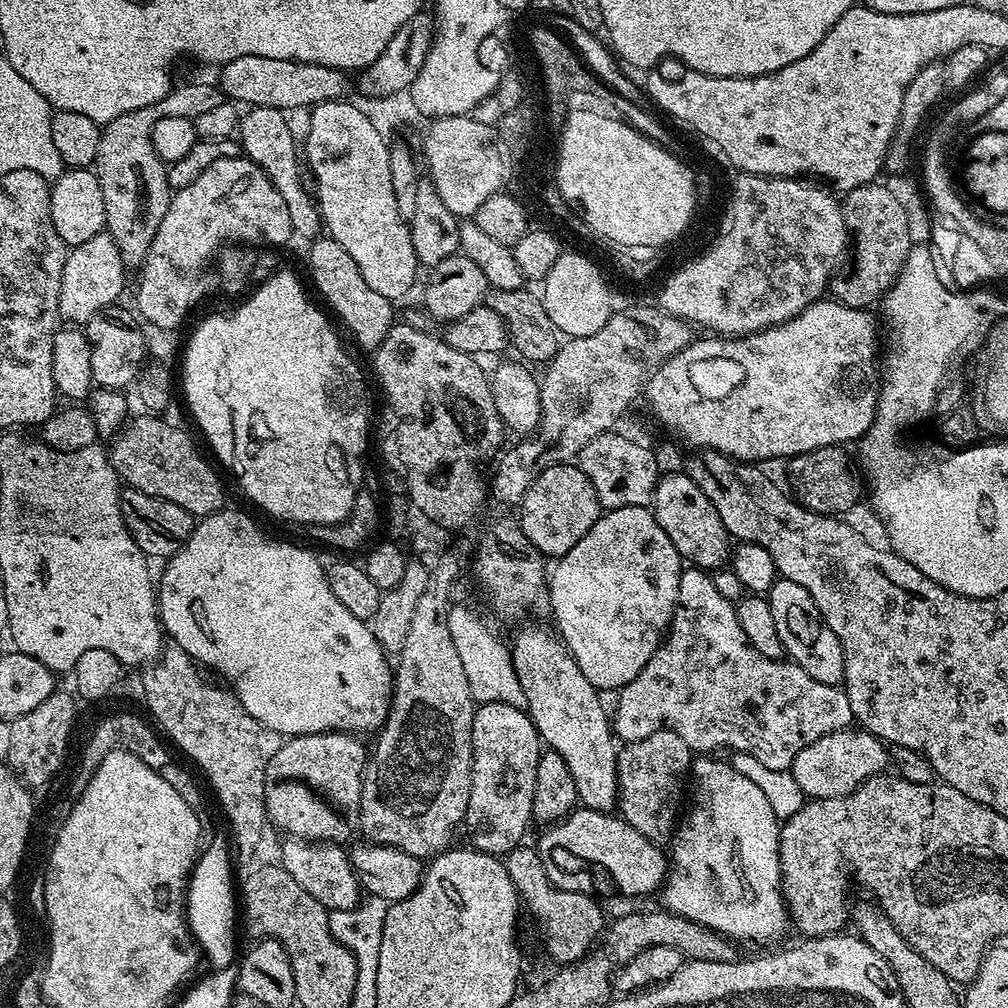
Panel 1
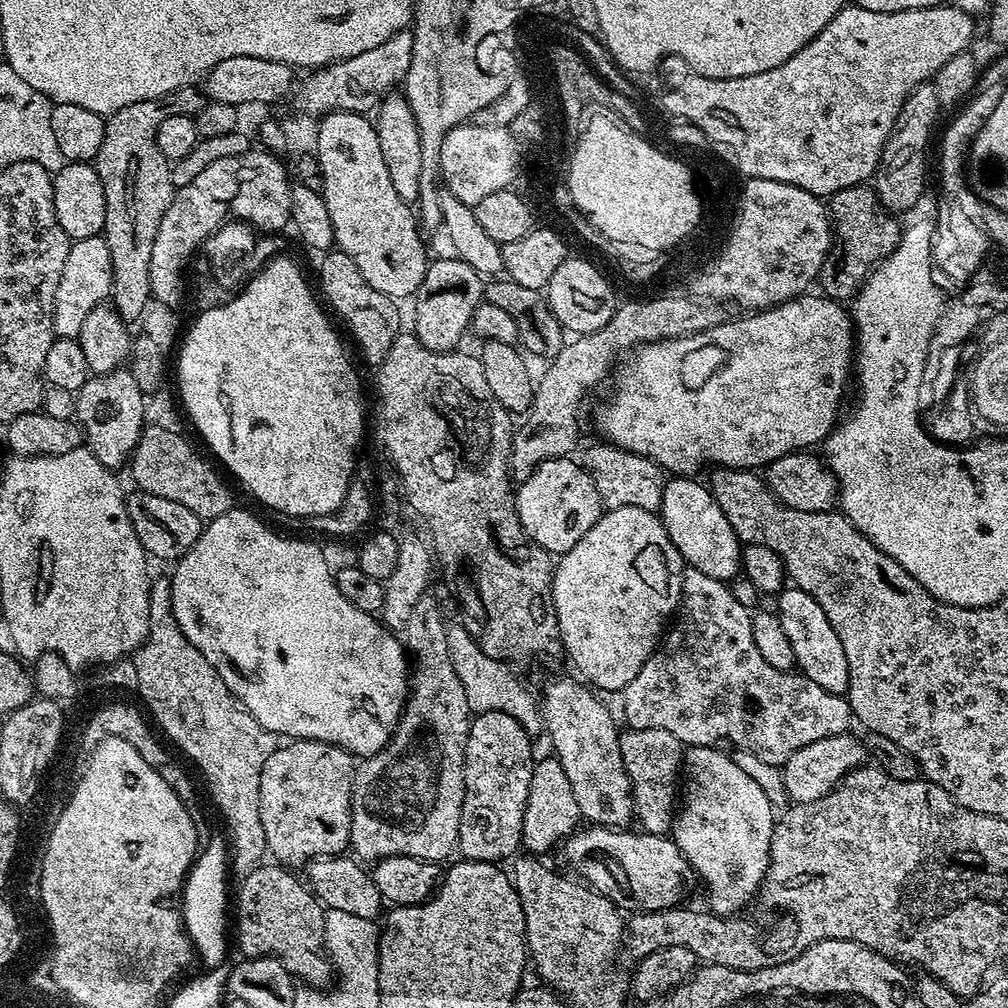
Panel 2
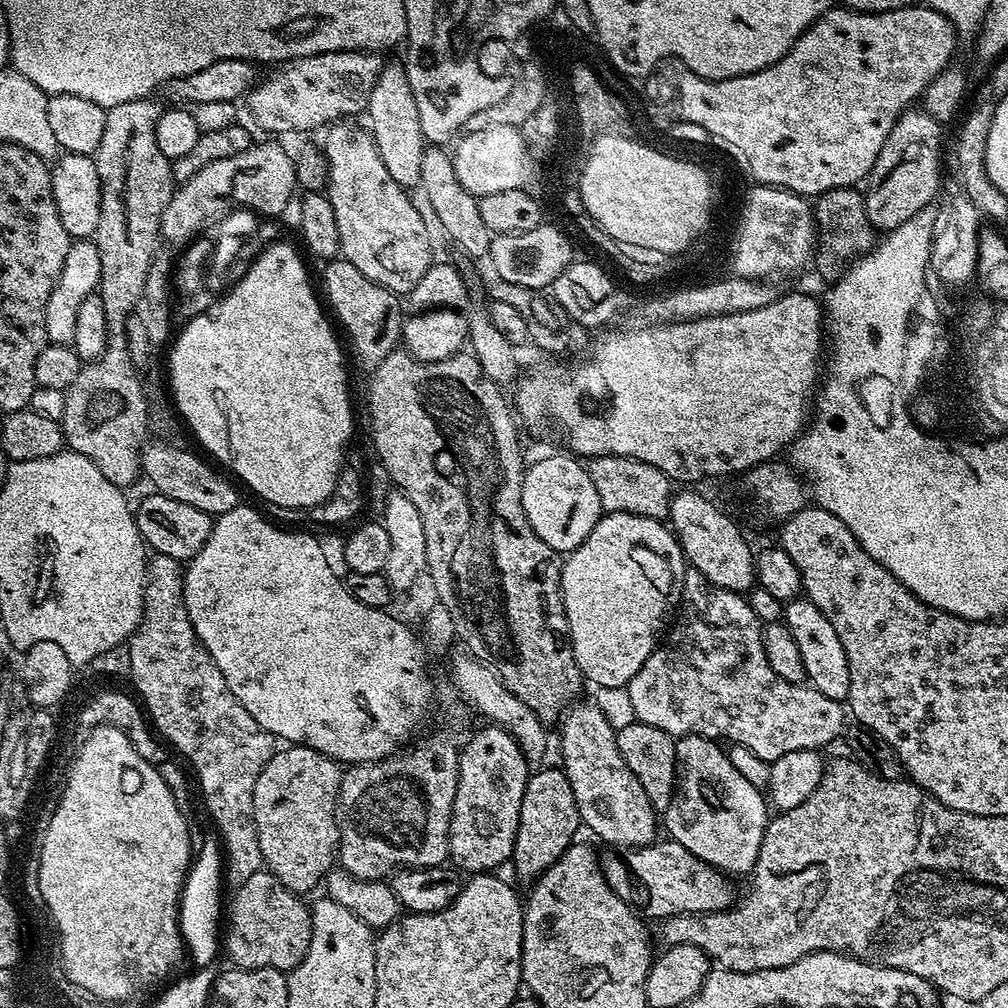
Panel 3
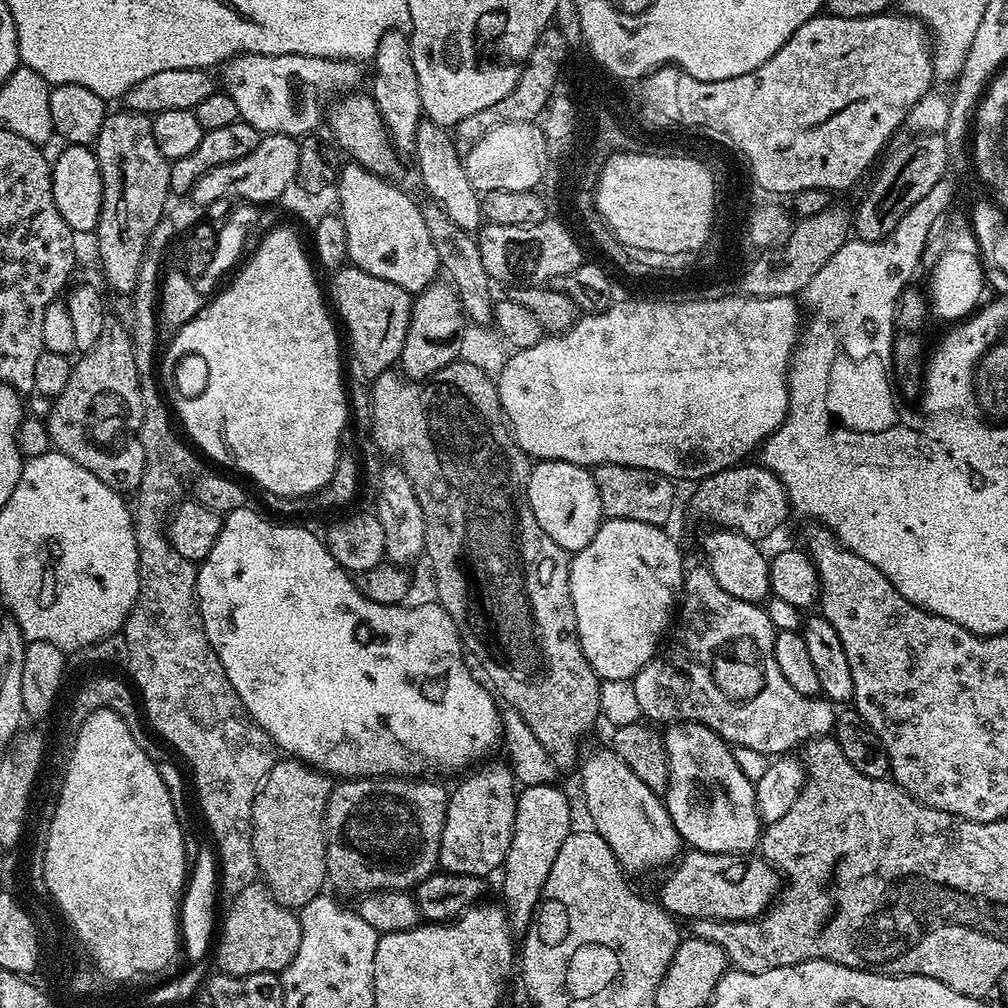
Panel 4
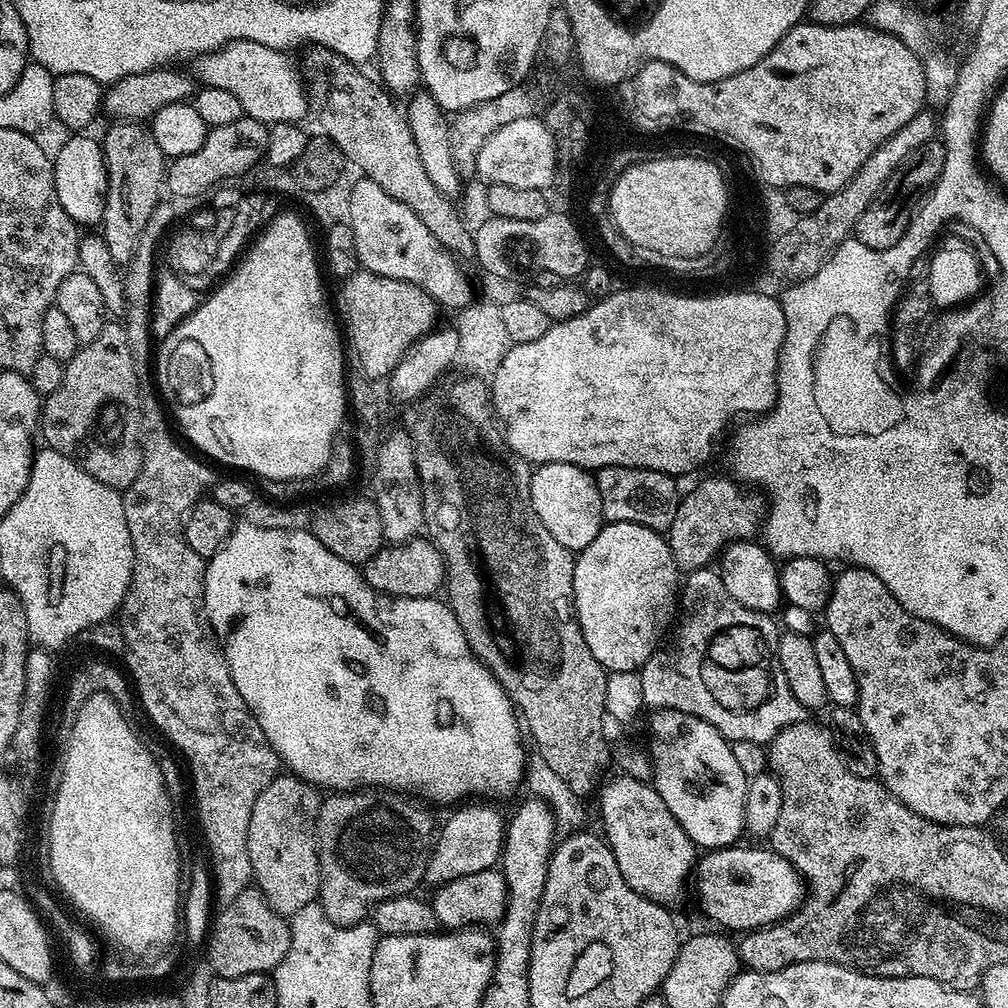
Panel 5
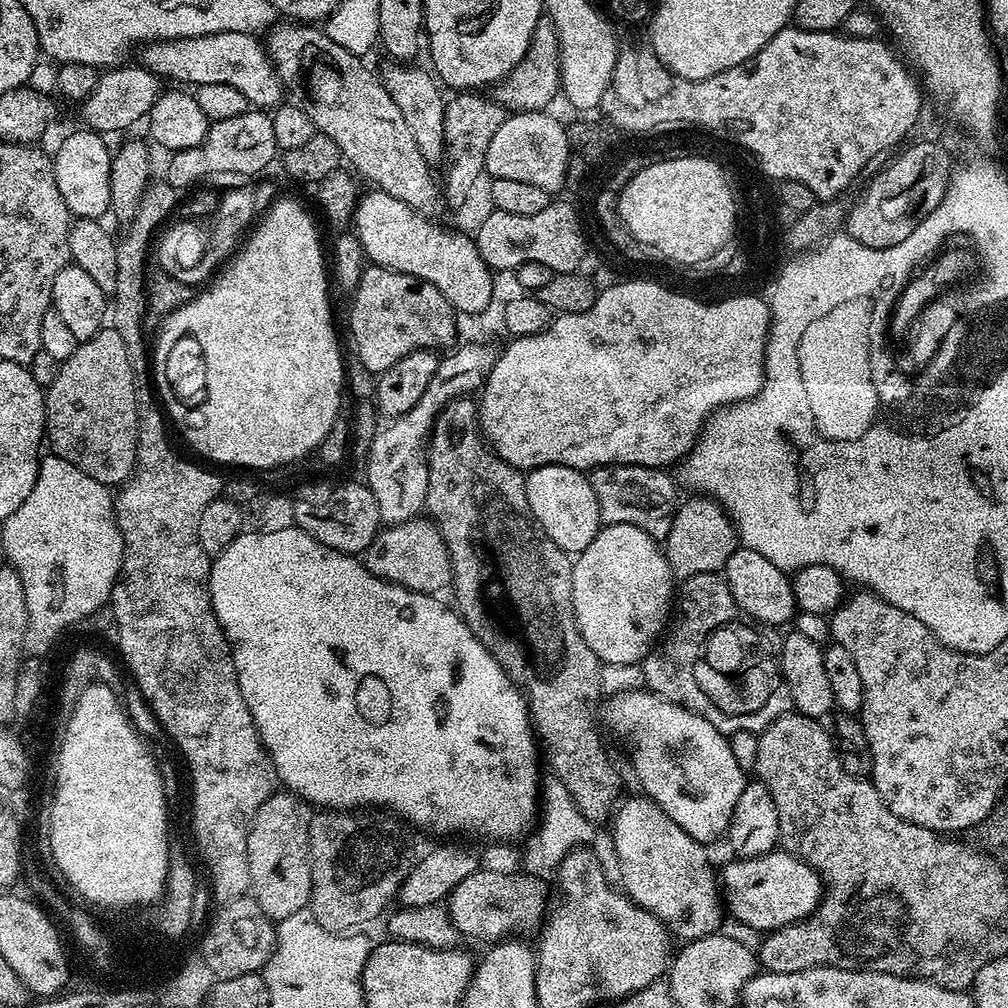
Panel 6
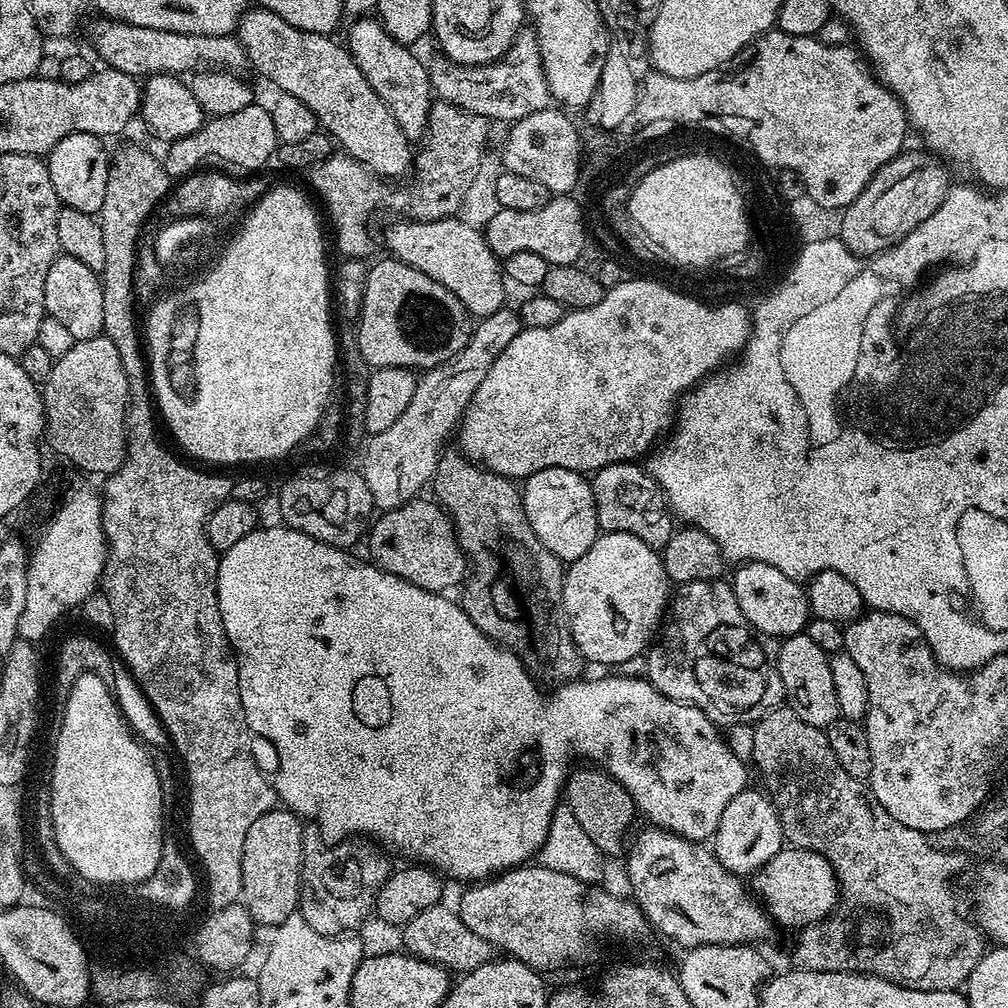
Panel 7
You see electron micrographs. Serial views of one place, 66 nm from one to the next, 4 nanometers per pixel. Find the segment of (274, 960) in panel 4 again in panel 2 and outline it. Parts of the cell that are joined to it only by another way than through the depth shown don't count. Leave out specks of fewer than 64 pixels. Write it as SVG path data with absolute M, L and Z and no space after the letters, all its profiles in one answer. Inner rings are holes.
M265 862L239 881L240 889L236 892L236 944L240 947L241 957L273 956L278 958L278 962L282 962L282 966L286 966L286 970L297 981L324 990L334 980L332 961L324 951L326 908L317 900L309 885L301 877L300 881L296 875L295 871L279 863Z

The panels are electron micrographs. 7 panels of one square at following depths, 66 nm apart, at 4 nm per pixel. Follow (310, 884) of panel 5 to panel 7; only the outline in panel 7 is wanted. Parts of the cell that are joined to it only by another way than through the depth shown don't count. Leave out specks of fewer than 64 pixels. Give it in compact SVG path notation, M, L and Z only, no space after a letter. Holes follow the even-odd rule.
M283 806L272 808L250 825L246 842L242 846L242 903L257 925L275 926L286 922L290 914L300 907L300 871L304 865L305 821Z

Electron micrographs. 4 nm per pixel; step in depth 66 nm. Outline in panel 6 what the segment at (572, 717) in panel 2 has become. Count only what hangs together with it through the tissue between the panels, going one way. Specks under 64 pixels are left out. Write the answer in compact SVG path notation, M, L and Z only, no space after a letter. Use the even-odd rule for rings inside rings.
M637 794L627 800L619 801L612 824L612 848L616 851L616 860L620 863L620 880L623 891L629 900L638 907L659 918L673 937L681 936L687 942L708 936L721 927L720 919L725 919L726 912L722 907L722 892L718 887L718 872L708 861L709 849L699 840L690 838L674 818L670 818L654 801L643 794Z

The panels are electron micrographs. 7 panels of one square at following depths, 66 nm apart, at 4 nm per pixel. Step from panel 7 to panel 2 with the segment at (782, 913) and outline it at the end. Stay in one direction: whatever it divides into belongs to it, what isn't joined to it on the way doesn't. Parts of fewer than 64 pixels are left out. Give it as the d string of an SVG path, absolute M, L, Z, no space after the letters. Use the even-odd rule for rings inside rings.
M581 827L564 841L564 860L583 883L611 897L617 905L632 903L636 912L677 907L683 901L680 899L698 884L695 870L671 835L655 836L643 830L632 831Z

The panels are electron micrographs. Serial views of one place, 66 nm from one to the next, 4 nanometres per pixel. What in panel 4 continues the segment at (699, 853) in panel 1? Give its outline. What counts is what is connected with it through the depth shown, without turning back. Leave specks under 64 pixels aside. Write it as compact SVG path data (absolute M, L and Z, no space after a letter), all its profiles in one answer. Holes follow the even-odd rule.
M693 720L672 722L663 729L662 735L666 754L668 755L668 786L666 803L668 813L678 830L681 841L689 849L698 852L717 852L718 854L748 854L760 843L762 821L756 805L756 786L753 781L738 770L734 754L727 740L706 726L694 723Z

